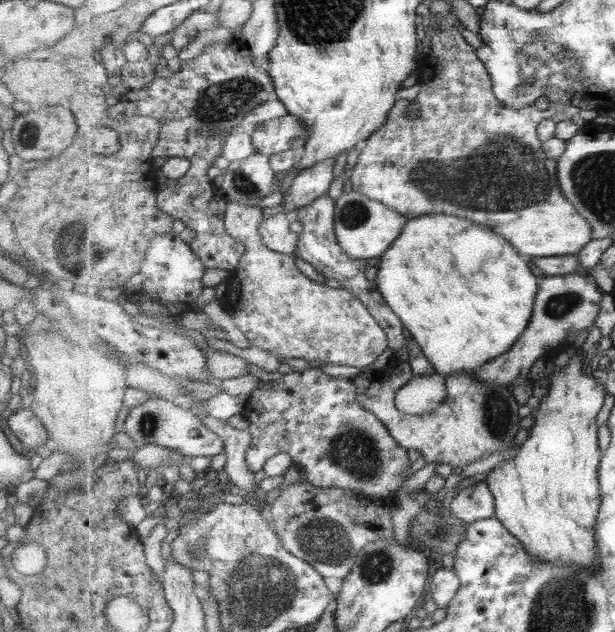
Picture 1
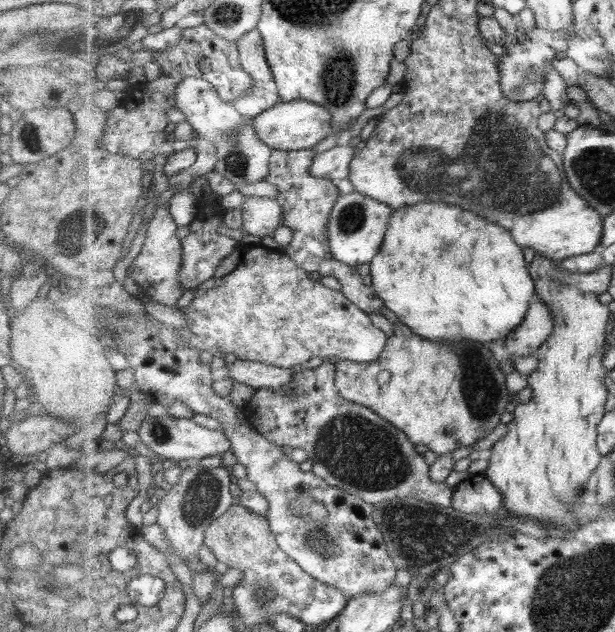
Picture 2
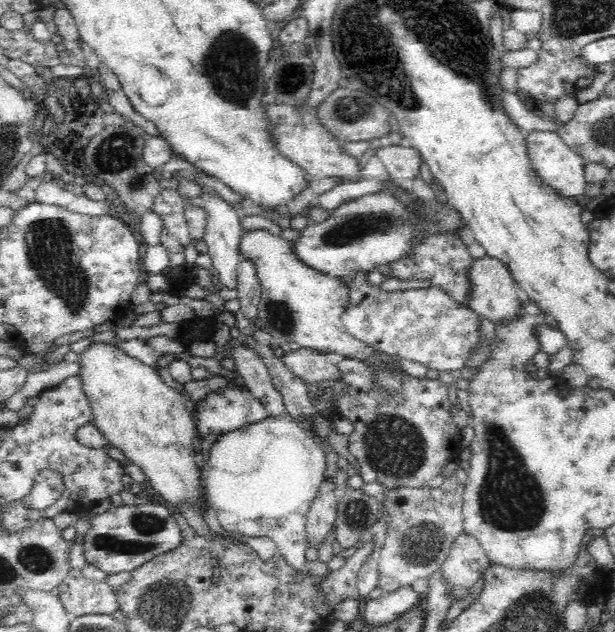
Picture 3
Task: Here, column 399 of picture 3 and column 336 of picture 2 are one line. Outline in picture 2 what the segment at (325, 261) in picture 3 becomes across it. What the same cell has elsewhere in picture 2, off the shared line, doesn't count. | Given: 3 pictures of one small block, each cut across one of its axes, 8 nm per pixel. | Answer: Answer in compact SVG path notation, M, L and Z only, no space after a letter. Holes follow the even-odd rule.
M359 192L341 195L328 221L329 246L333 246L333 258L354 267L370 263L381 252L393 212L392 206Z

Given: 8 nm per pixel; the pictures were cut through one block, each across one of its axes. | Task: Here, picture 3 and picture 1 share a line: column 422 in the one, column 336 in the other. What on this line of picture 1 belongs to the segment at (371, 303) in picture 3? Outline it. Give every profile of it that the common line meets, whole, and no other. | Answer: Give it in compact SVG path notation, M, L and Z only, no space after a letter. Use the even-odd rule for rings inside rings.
M226 202L224 210L225 230L245 246L245 254L230 277L222 306L251 345L278 359L319 360L361 370L387 350L387 331L356 295L307 278L295 266L295 255L278 253L264 243L258 231L264 218L261 208Z

